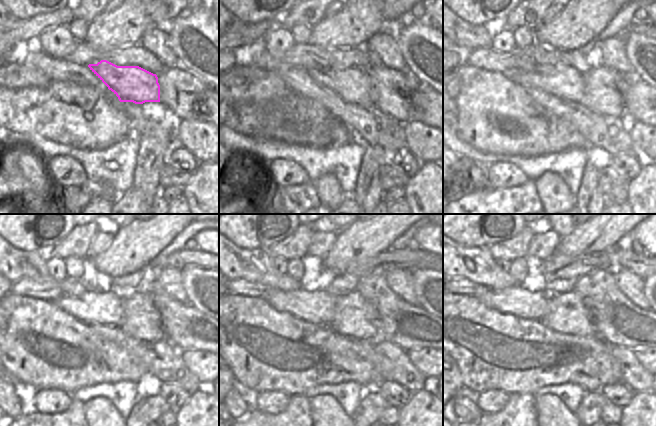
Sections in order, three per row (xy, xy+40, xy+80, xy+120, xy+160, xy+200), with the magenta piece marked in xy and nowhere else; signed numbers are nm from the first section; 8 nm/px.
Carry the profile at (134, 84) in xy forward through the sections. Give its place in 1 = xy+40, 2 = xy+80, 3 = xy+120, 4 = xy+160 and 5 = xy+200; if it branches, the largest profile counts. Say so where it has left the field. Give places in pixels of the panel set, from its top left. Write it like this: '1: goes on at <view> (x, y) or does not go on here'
1: goes on at xy+40 (354, 85)
2: goes on at xy+80 (566, 82)
3: goes on at xy+120 (94, 307)
4: goes on at xy+160 (317, 307)
5: goes on at xy+200 (515, 300)

